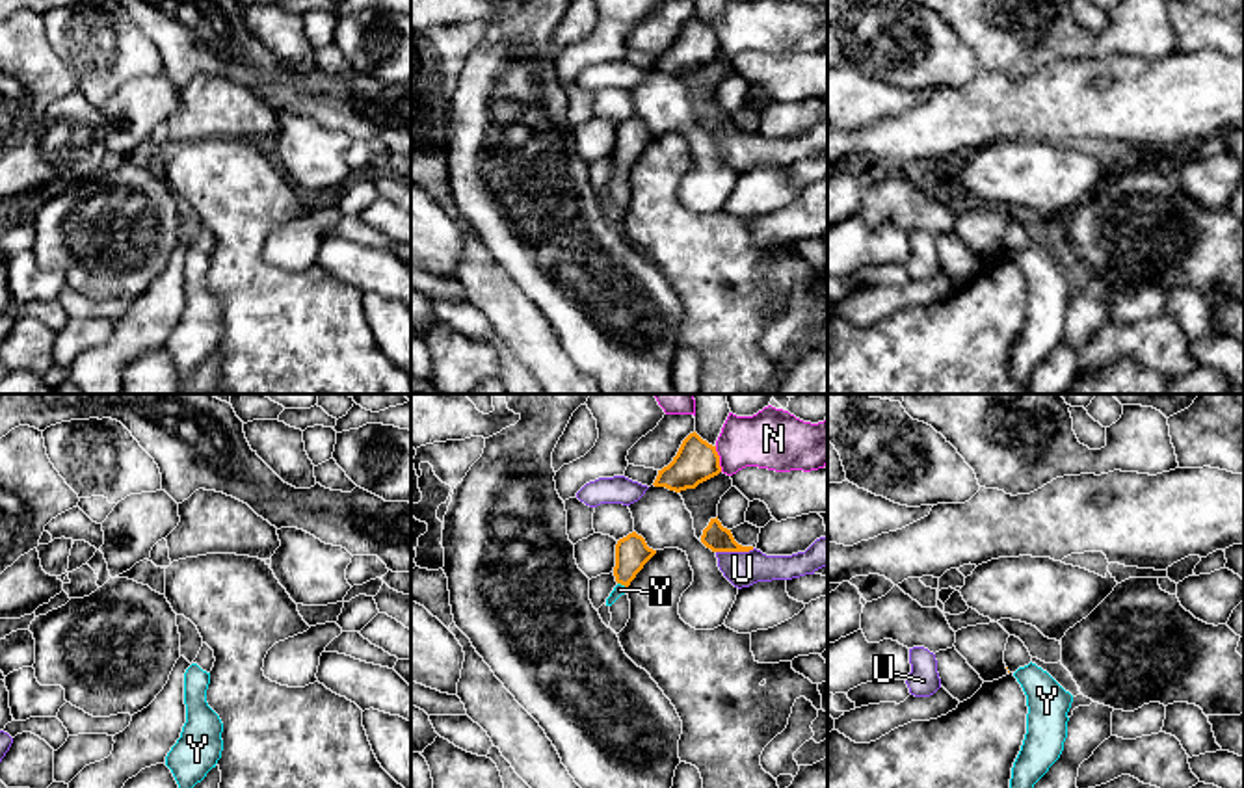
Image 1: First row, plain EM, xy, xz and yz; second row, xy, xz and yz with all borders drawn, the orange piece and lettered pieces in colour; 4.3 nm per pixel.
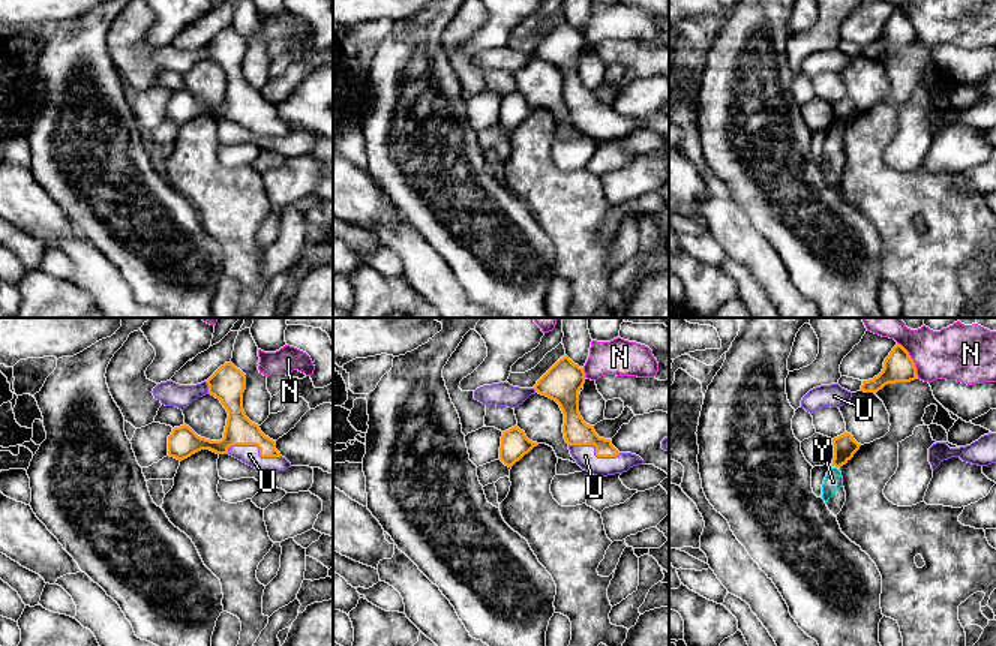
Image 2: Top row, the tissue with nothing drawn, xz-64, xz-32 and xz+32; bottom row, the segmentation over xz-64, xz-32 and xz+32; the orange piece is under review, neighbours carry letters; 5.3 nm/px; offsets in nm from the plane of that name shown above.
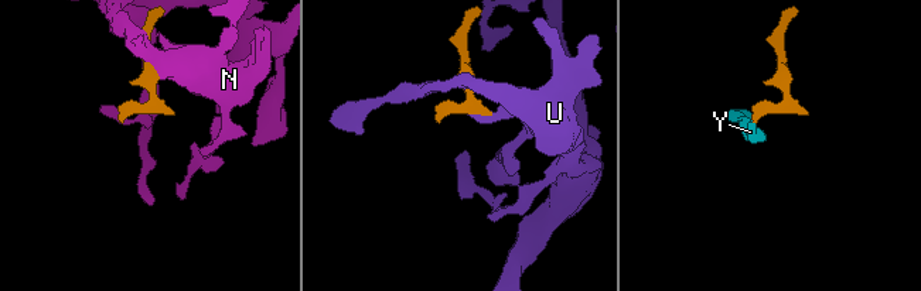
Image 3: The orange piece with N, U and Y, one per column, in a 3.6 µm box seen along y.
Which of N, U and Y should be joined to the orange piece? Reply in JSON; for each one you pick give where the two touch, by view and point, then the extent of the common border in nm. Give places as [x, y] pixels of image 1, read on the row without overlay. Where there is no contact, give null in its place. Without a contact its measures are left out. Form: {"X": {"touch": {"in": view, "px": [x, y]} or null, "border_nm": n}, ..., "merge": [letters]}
{"U": {"touch": {"in": "xz", "px": [735, 134]}, "border_nm": 170}, "Y": {"touch": {"in": "xz", "px": [622, 168]}, "border_nm": 50}, "merge": ["U", "Y"]}

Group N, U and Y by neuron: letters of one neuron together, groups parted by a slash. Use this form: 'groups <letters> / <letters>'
groups N / U Y

